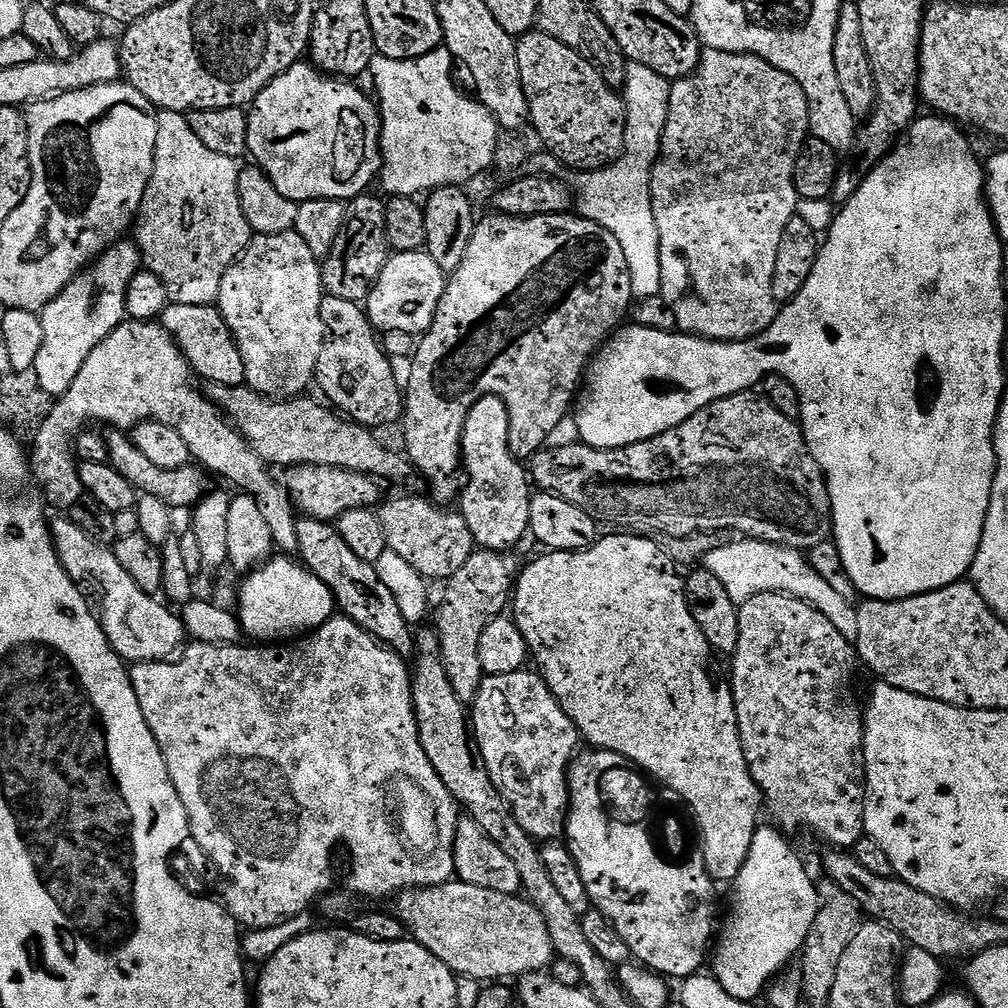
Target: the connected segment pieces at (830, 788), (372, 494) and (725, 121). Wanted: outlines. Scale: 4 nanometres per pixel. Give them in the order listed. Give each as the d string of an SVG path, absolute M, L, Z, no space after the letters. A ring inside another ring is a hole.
M763 592L754 598L750 598L745 604L739 605L738 611L740 617L738 618L738 646L736 647L732 660L732 676L730 675L730 683L732 685L732 697L736 703L736 717L738 718L738 730L740 731L740 741L742 742L742 750L746 754L746 762L750 774L754 778L754 782L760 787L763 799L766 801L766 808L772 811L772 816L777 820L775 823L779 825L785 833L791 834L796 832L799 828L805 828L808 832L817 832L826 843L832 844L828 846L835 846L840 850L855 849L856 843L866 835L864 831L864 794L866 791L866 781L864 779L864 712L862 711L862 704L856 701L856 692L852 689L852 671L858 668L857 661L854 659L854 644L853 641L842 638L842 634L838 634L838 629L834 627L834 622L830 622L830 618L818 611L817 608L811 608L806 602L802 602L793 596L786 596L782 592Z
M298 464L287 469L282 483L288 489L288 494L297 513L303 514L309 520L326 520L335 522L342 514L359 508L375 509L381 503L381 481L375 476L358 474L345 468L334 466L314 466L313 464Z
M704 48L700 61L693 72L681 80L671 81L670 110L666 118L666 130L662 134L660 157L652 168L650 198L654 210L654 222L658 222L658 246L662 254L662 286L660 295L674 310L674 318L679 331L689 336L702 336L706 340L750 340L761 336L774 322L778 305L774 298L774 261L778 258L778 245L782 242L782 230L786 222L796 215L796 183L794 170L810 136L808 126L808 99L790 74L778 70L770 62L750 54L738 54L726 50Z

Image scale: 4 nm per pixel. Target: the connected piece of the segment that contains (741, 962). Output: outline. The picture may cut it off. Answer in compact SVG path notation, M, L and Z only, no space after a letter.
M757 827L750 854L746 854L746 866L731 885L732 928L719 933L710 960L711 975L722 986L724 995L749 1002L756 1002L759 996L761 999L770 982L801 955L820 909L817 881L812 881L799 854L784 841L785 833L764 827Z

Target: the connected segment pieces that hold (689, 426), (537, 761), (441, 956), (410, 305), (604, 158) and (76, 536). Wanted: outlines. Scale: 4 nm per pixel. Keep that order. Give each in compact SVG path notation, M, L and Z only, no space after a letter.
M742 390L730 398L716 400L710 406L698 410L686 422L666 430L649 440L643 440L637 444L631 444L625 448L591 448L589 444L579 442L574 445L564 446L562 449L541 450L531 457L530 480L539 491L554 492L556 495L566 498L566 502L574 502L586 514L590 514L601 525L613 524L613 529L627 530L632 534L653 534L674 536L690 536L696 533L708 533L727 528L734 534L749 540L764 540L768 544L781 544L783 548L816 548L819 544L829 543L832 536L832 503L828 493L828 483L824 481L824 472L818 466L818 462L810 454L808 443L804 441L804 431L797 421L786 418L782 410L774 410L774 406L768 401L767 396L759 391L748 392Z
M521 670L514 674L485 676L484 681L480 684L476 699L471 701L470 704L470 723L478 746L482 750L486 770L490 770L490 778L497 790L504 795L504 800L507 802L508 807L511 808L514 818L518 818L518 826L522 826L522 830L526 830L526 834L530 834L533 840L537 842L552 842L564 836L564 826L568 818L568 765L576 759L578 749L581 747L579 744L582 744L582 737L580 731L574 726L572 719L566 714L566 710L562 710L558 698L554 698L554 694L546 686L546 682L541 678L539 671L528 671Z
M458 878L447 884L433 884L430 888L409 888L395 897L394 915L404 924L407 935L426 946L438 962L442 962L457 977L481 982L504 982L513 976L519 978L531 972L551 969L556 951L542 922L542 914L523 895L498 894L498 890L482 890L482 886L470 886Z
M427 250L392 252L368 295L368 320L373 328L384 334L390 331L423 334L434 323L434 314L438 314L438 302L442 302L445 283L446 274Z
M539 30L526 32L516 40L516 57L518 74L522 74L522 90L528 103L528 120L536 127L537 134L544 139L544 144L548 147L545 149L565 169L594 172L619 158L626 138L624 97L604 81L602 74L598 74L598 70L594 70L594 66L590 66L586 58L574 54L570 46L562 46L558 38L550 38L550 34Z
M56 514L56 517L53 515L50 527L52 544L58 558L66 574L70 574L80 593L88 599L112 651L125 662L171 661L185 647L183 619L177 613L175 616L167 603L146 594L146 590L142 590L142 586L138 586L138 582L126 574L126 569L119 564L109 545L94 542L94 538L90 538L64 514Z

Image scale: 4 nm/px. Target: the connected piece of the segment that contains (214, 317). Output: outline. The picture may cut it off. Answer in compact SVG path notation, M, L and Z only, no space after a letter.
M169 302L158 323L172 335L172 340L182 350L182 354L188 359L188 365L201 381L222 386L245 387L246 366L219 307L210 304L186 306Z

